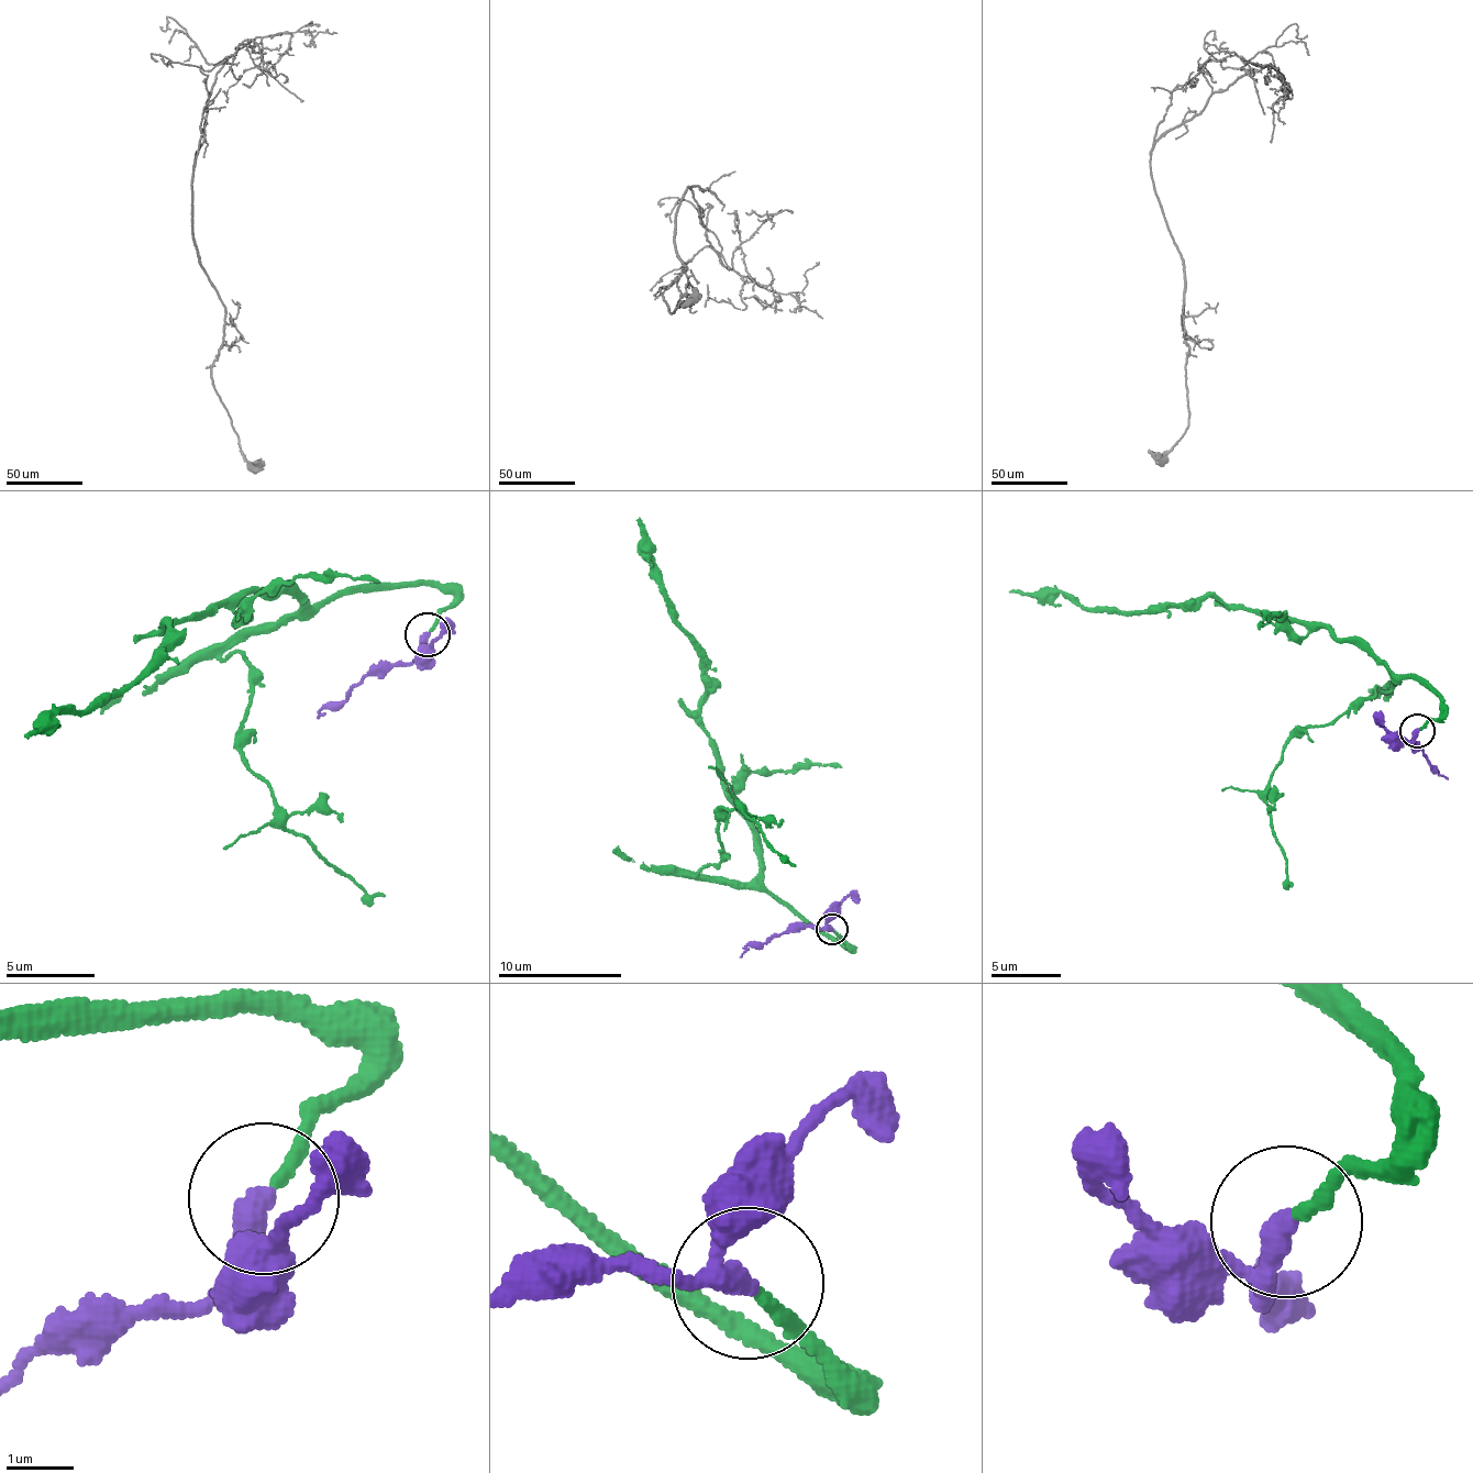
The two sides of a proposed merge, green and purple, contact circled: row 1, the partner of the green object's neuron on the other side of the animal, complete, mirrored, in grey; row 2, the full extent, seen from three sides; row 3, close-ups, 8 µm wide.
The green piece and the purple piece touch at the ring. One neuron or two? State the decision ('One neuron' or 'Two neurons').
One neuron

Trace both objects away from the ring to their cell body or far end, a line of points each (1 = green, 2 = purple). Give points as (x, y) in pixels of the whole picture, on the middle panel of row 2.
1: (832, 931), (848, 944), (764, 884), (754, 822), (700, 721), (705, 655), (679, 624), (640, 517)
2: (832, 928), (787, 929), (749, 944), (740, 956)

